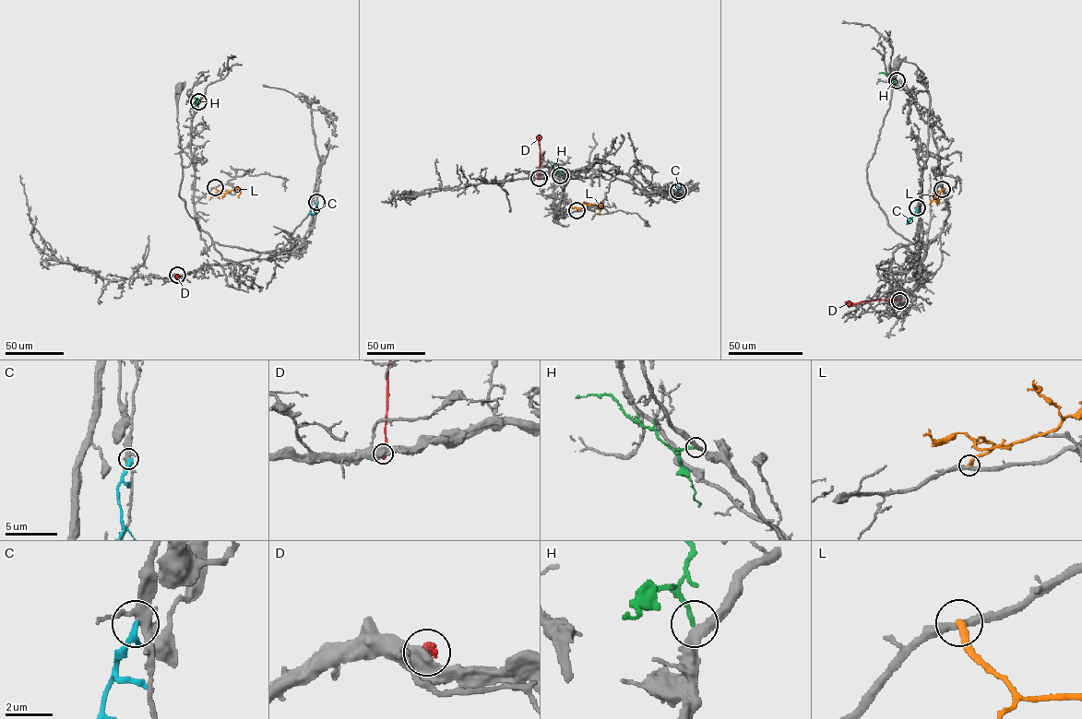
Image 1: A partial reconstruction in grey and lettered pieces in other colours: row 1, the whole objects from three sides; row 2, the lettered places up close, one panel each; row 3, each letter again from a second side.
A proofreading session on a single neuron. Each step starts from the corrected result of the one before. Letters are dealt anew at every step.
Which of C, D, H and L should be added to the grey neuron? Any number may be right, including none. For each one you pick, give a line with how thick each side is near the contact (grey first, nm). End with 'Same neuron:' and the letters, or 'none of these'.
H: Thickness 340 nm (grey) against 180 nm
Same neuron: H

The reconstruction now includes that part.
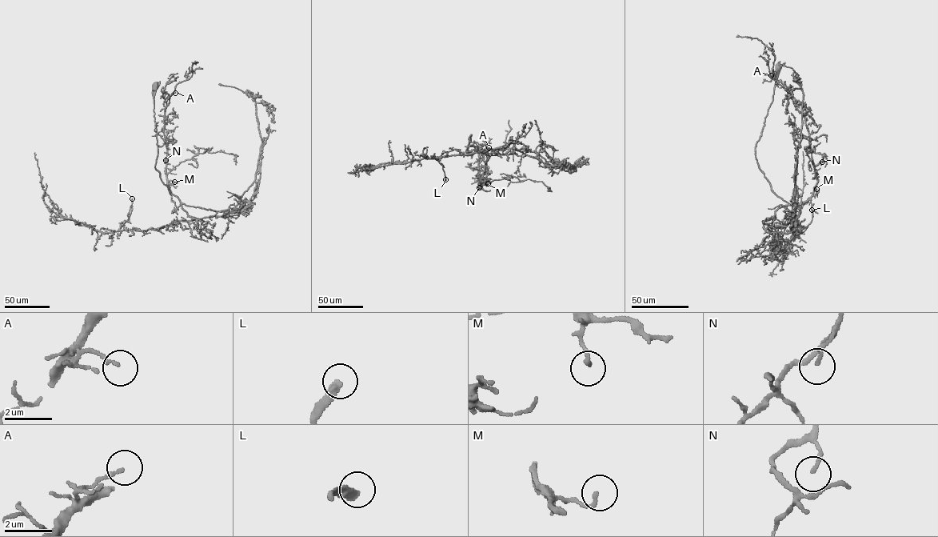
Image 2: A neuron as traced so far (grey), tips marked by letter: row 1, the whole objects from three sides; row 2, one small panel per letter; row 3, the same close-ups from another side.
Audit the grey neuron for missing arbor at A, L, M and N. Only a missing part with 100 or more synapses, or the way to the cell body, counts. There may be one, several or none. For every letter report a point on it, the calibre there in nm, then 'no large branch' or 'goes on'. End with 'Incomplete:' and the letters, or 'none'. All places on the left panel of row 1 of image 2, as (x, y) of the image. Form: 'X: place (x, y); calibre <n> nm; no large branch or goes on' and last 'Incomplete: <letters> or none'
A: place (175, 93); calibre 130 nm; no large branch
L: place (132, 198); calibre 320 nm; goes on
M: place (174, 182); calibre 160 nm; no large branch
N: place (165, 160); calibre 130 nm; no large branch
Incomplete: L

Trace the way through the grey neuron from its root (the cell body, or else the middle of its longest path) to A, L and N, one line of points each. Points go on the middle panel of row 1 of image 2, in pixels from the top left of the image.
A: (468, 153), (467, 149), (471, 134), (468, 140), (481, 152), (485, 163), (480, 183), (478, 164), (488, 147)
L: (468, 153), (471, 134), (468, 140), (484, 162), (495, 148), (509, 149), (503, 154), (440, 157), (445, 179)
N: (468, 153), (467, 149), (471, 134), (468, 140), (481, 152), (485, 163), (479, 187)

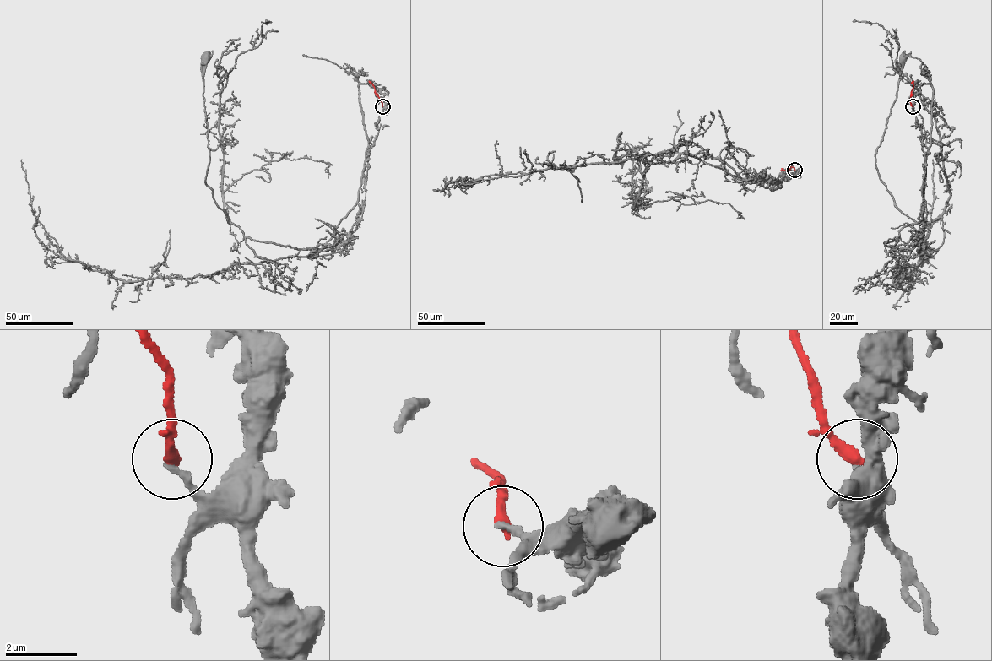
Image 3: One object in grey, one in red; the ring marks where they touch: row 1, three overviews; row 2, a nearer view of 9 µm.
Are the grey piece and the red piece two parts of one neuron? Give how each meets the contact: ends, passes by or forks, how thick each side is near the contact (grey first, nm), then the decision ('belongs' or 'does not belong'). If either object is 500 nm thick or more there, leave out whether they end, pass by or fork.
grey ends there; red ends there; 190 nm thick on the grey side, 320 nm on the other; does not belong

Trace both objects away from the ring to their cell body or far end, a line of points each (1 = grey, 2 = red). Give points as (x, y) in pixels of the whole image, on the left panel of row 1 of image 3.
1: (382, 106), (377, 88), (359, 84), (368, 147), (358, 202), (322, 249), (254, 241), (206, 183), (205, 58)
2: (382, 106), (372, 83), (369, 81)

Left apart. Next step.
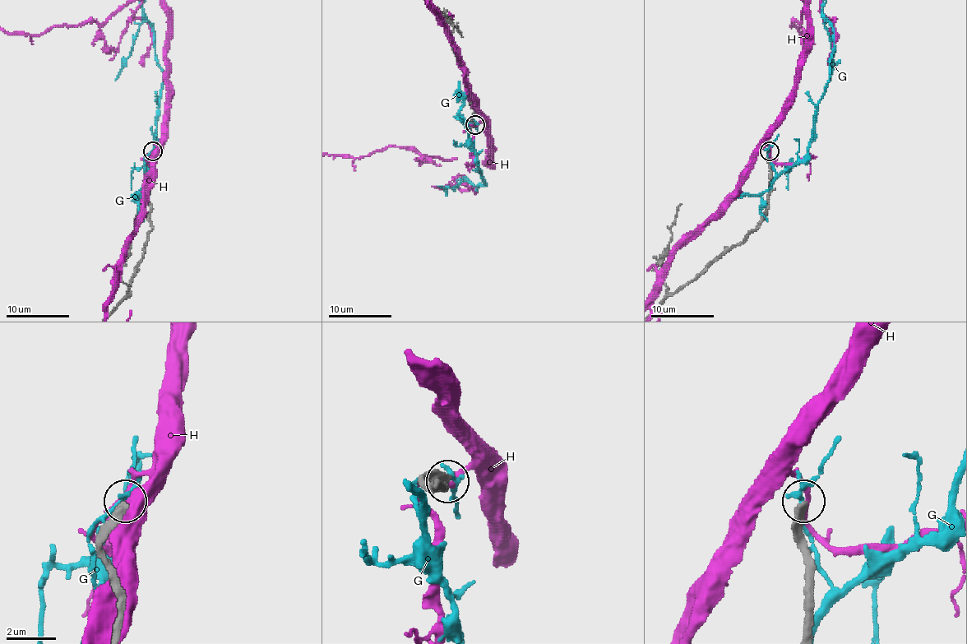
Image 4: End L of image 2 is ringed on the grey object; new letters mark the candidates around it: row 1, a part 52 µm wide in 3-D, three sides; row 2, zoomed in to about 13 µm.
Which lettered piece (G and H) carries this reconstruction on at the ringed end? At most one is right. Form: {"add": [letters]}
{"add": []}

